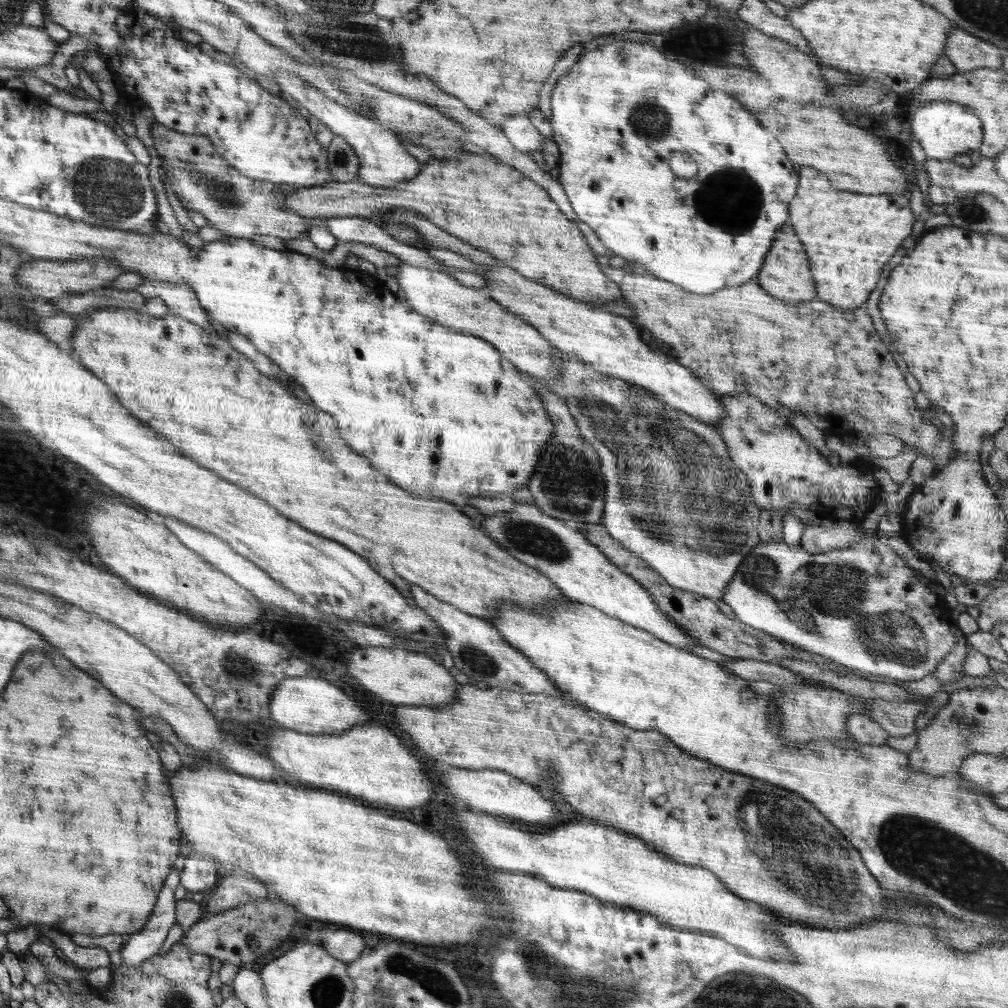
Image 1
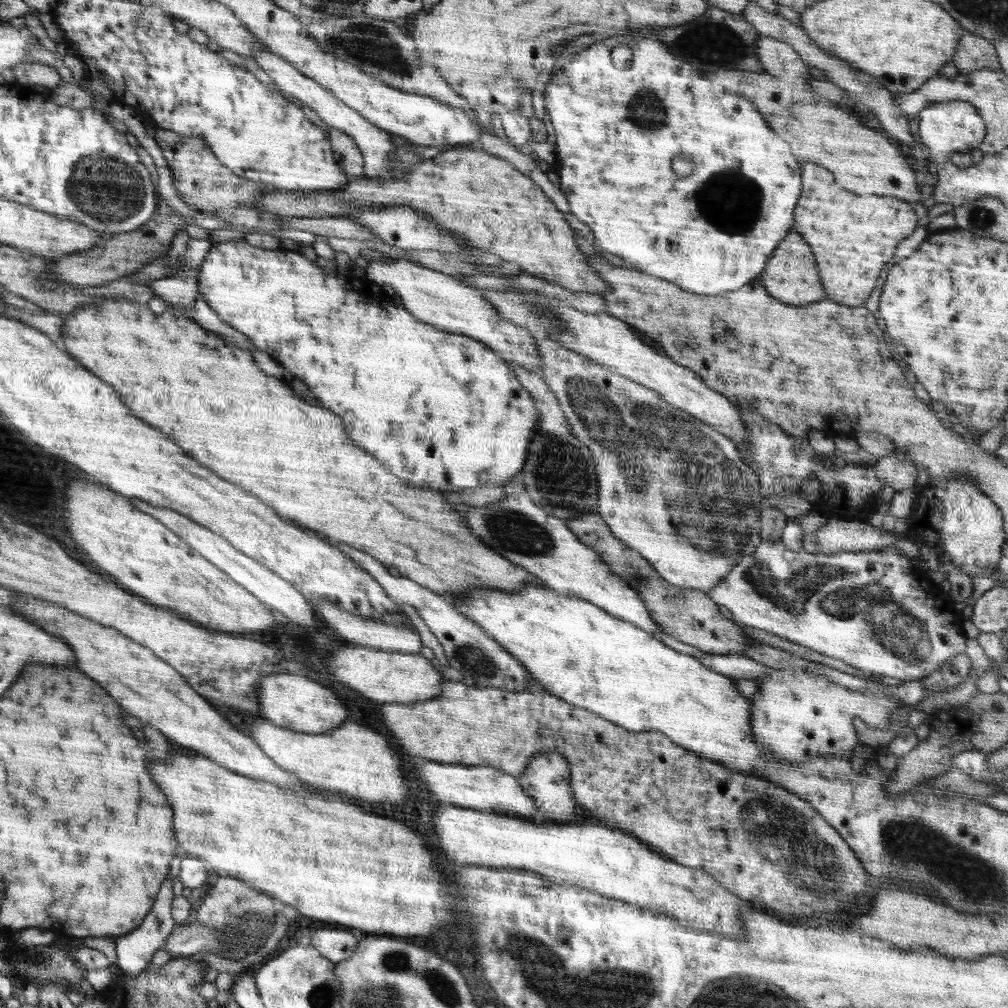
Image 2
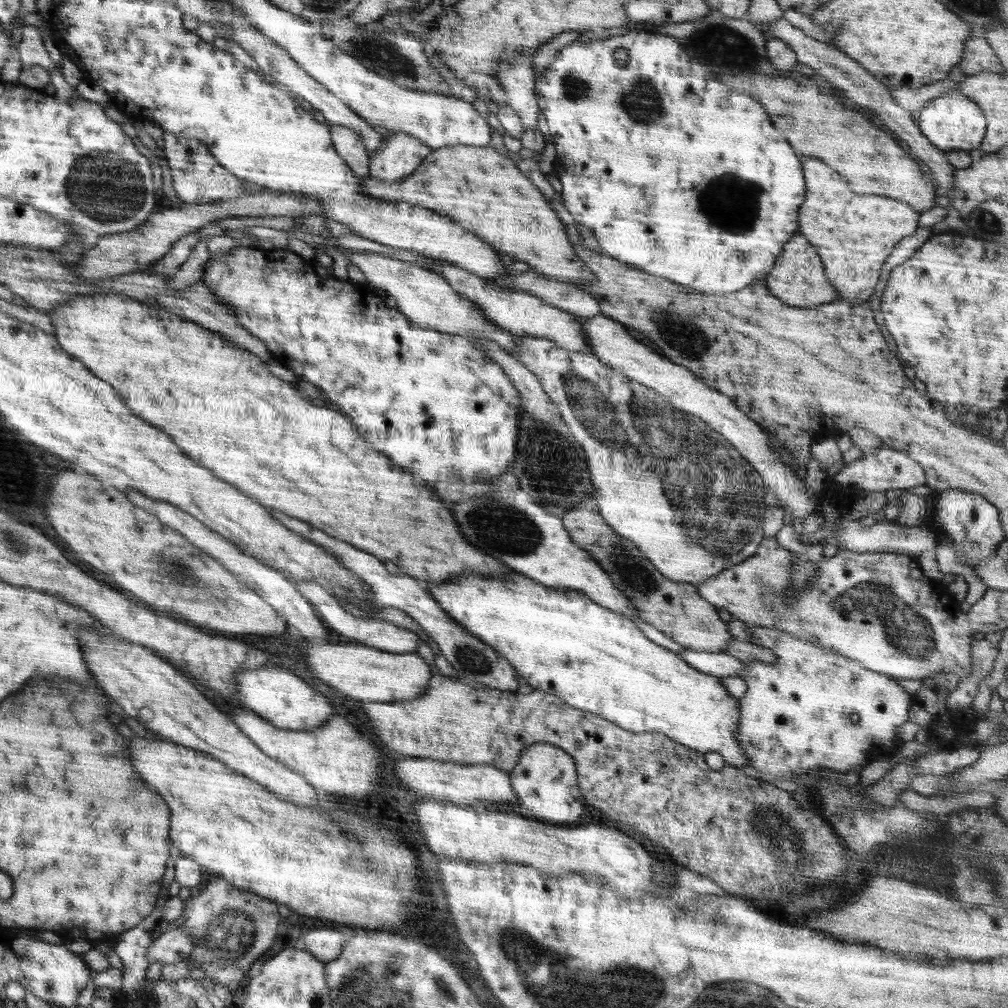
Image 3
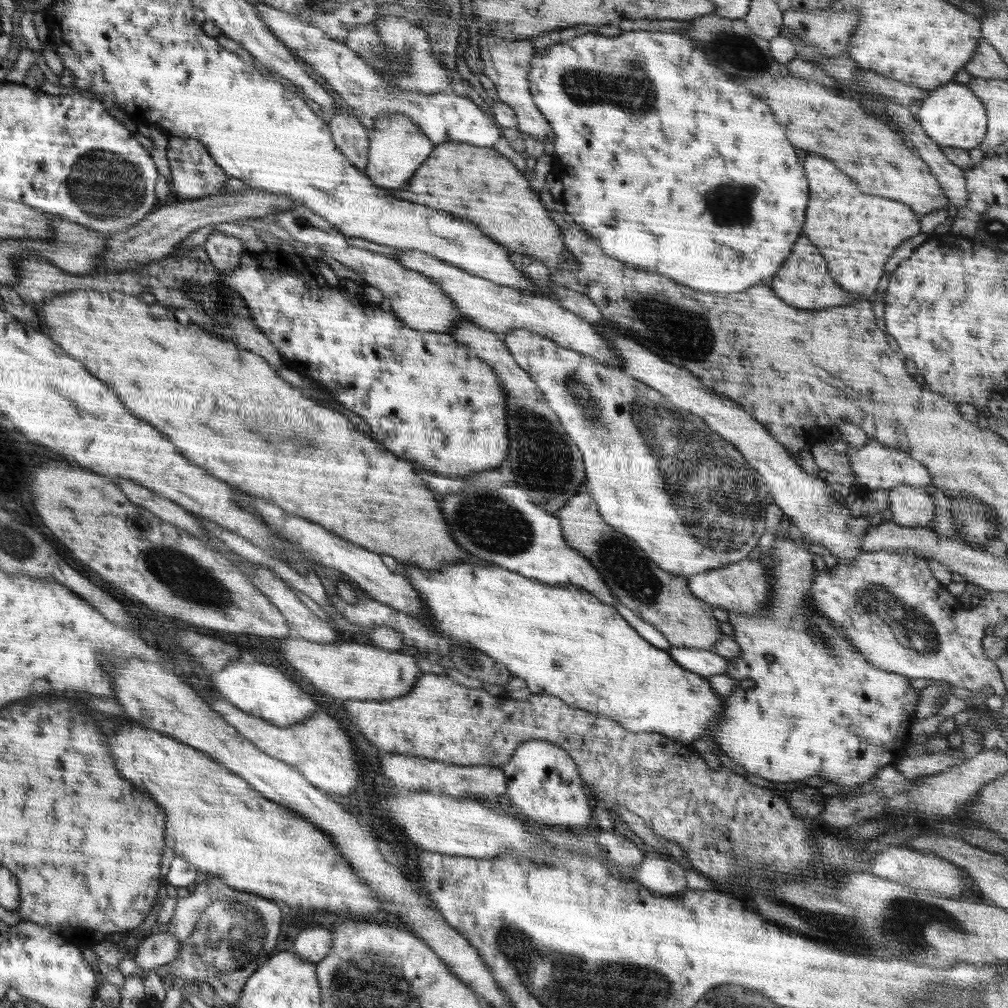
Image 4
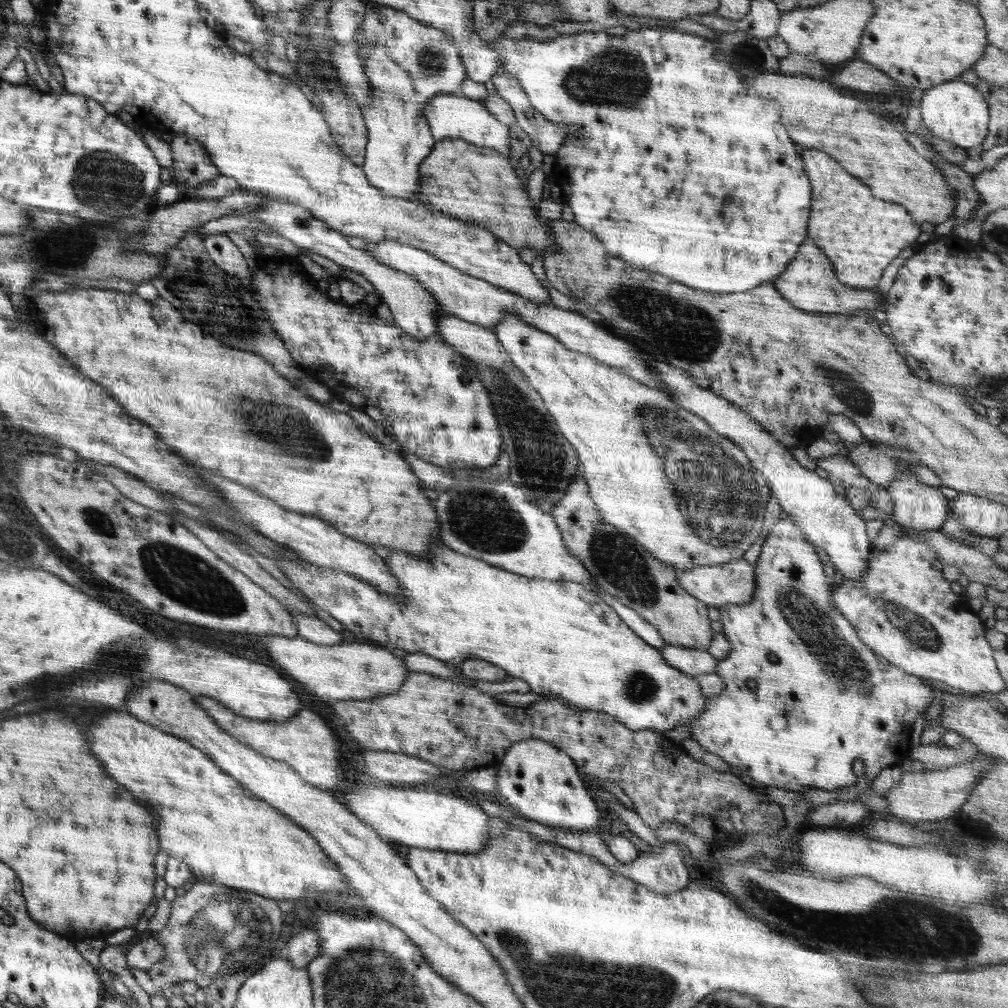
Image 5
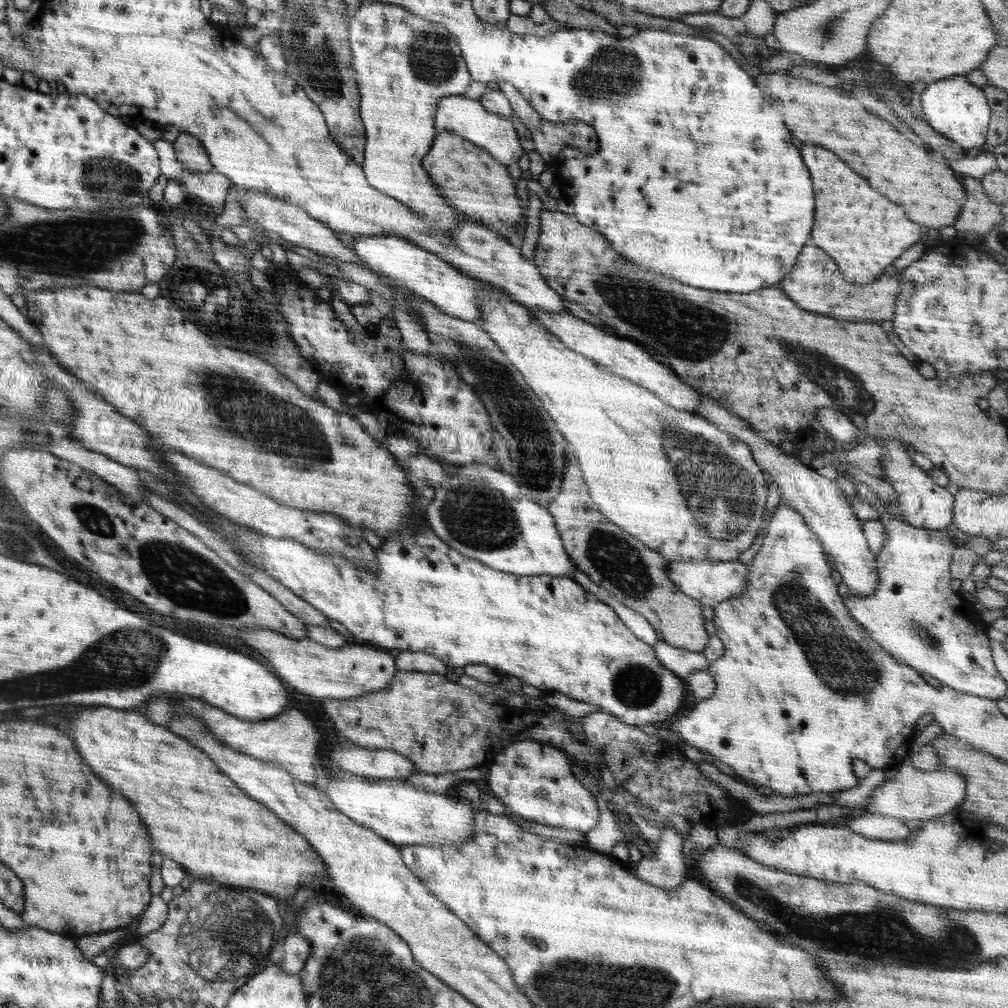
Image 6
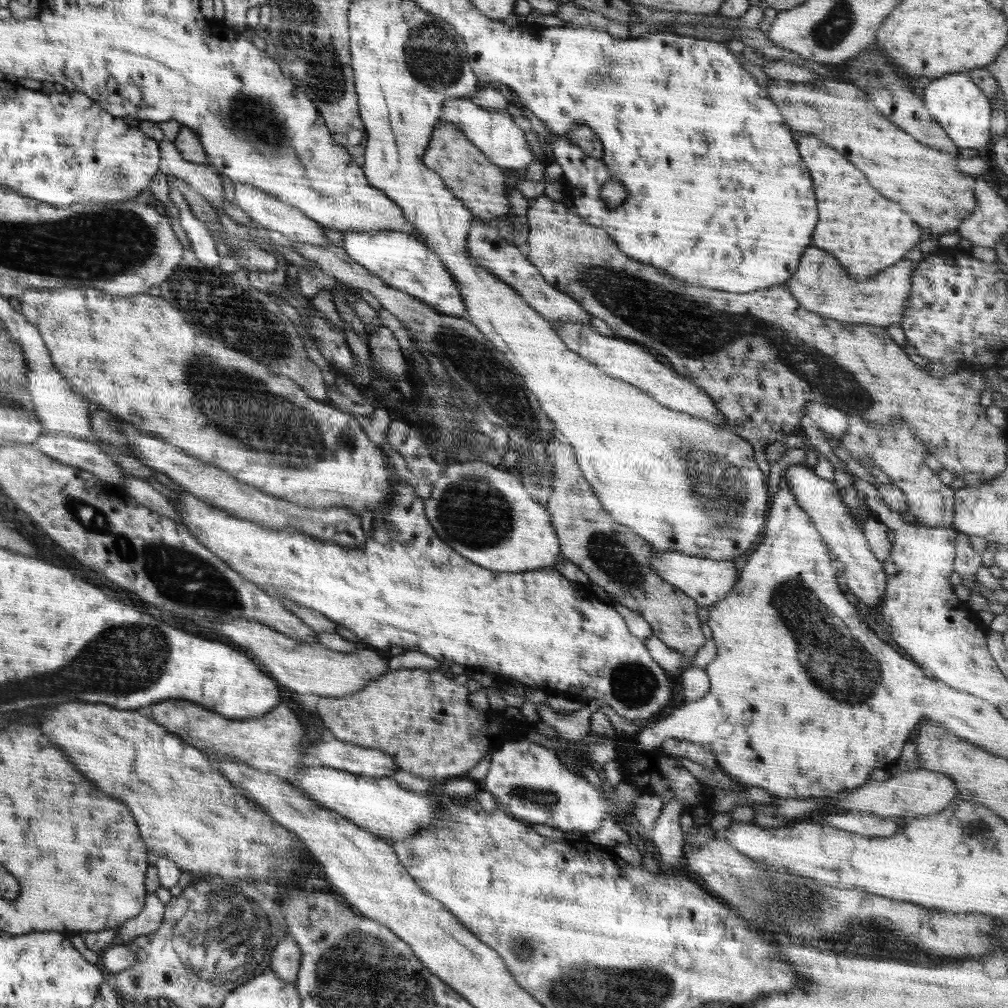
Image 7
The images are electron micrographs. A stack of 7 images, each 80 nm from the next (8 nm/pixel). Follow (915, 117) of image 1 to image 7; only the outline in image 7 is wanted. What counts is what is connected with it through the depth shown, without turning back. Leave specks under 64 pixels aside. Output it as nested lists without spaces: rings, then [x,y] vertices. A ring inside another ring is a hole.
[[[954,72],[932,79],[921,91],[928,113],[944,129],[956,147],[979,149],[991,143],[992,106],[989,98],[970,80],[967,73]]]

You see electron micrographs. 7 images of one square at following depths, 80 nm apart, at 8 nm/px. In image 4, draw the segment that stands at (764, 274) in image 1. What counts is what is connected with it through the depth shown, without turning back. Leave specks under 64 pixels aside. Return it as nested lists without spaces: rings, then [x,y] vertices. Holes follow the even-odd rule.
[[[800,236],[796,240],[796,246],[792,246],[792,254],[788,256],[788,260],[782,264],[778,272],[771,276],[768,284],[776,293],[778,298],[787,302],[790,306],[796,308],[804,308],[804,310],[816,310],[816,308],[830,308],[835,306],[847,305],[859,301],[857,294],[846,292],[840,286],[836,286],[828,274],[826,262],[820,256],[820,252],[816,250],[814,244],[810,244],[810,240],[806,236]]]

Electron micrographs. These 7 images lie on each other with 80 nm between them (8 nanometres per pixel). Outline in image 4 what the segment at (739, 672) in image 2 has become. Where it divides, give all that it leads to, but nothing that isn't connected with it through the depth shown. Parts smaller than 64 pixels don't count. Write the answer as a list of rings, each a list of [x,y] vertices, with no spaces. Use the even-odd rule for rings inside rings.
[[[672,646],[668,652],[676,664],[705,678],[727,672],[728,659],[722,658],[712,651]]]

